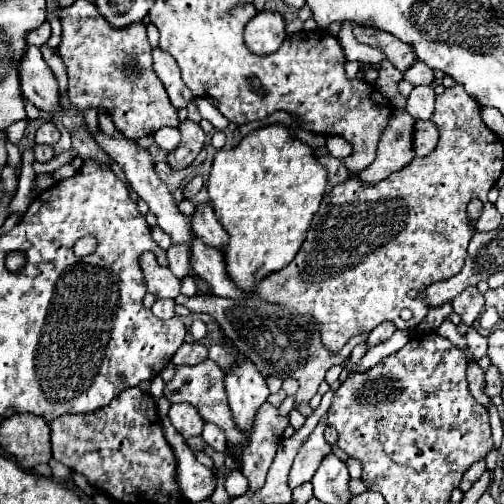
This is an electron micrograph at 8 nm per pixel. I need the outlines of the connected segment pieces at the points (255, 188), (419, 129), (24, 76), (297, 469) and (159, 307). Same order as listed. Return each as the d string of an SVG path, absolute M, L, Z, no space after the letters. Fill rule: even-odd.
M281 124L253 130L233 150L217 152L207 180L207 190L215 216L229 234L229 242L221 252L225 256L225 270L239 290L253 292L267 274L285 268L295 258L325 196L325 186L327 170L315 160L313 150L297 138L289 138L287 128Z
M419 120L415 124L415 134L413 134L413 142L415 142L415 154L417 156L427 156L431 154L431 150L435 150L439 140L439 132L435 128L433 122L423 122Z
M29 46L21 64L19 64L19 78L23 96L33 102L41 112L59 114L63 110L57 78L47 66L37 46Z
M325 418L319 422L313 434L301 444L289 472L289 488L297 488L305 482L311 482L321 460L331 452L331 446L323 438L323 430L325 430Z
M157 300L155 304L153 304L153 314L157 316L157 318L163 318L163 320L169 320L169 318L173 318L175 316L175 300Z

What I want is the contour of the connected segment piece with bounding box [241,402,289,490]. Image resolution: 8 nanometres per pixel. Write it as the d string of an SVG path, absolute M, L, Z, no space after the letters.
M265 402L257 410L251 438L241 456L241 472L249 480L251 490L263 486L287 426L289 416L281 416L277 406Z

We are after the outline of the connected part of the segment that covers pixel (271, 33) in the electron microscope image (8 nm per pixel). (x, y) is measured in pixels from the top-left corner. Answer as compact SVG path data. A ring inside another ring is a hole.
M263 10L245 26L245 44L255 54L271 54L285 40L285 20L279 12Z

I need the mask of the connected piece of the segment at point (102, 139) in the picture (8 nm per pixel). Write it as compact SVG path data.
M103 130L95 132L95 134L93 134L93 140L101 146L101 150L103 150L105 154L109 154L109 156L123 168L123 172L125 172L129 184L131 184L133 190L139 194L139 198L143 198L143 200L149 204L149 210L157 216L159 226L171 236L173 244L179 244L179 242L191 244L193 238L195 238L193 232L191 232L191 220L185 218L185 216L179 212L179 208L173 204L171 192L167 190L167 186L159 180L159 176L157 176L157 172L155 172L155 164L153 164L153 160L151 160L151 154L149 154L145 148L137 146L137 142L133 142L133 140L129 140L129 138L111 138L111 136L107 136Z

